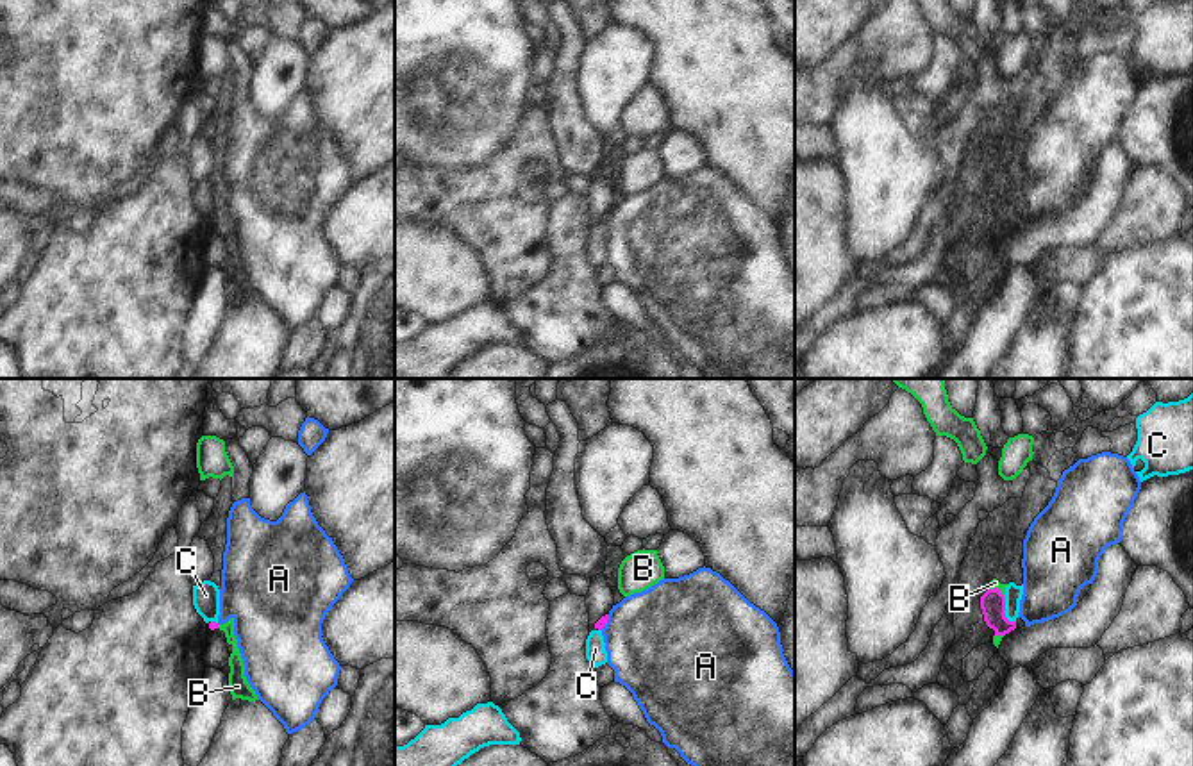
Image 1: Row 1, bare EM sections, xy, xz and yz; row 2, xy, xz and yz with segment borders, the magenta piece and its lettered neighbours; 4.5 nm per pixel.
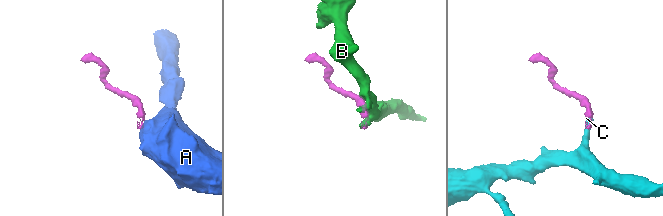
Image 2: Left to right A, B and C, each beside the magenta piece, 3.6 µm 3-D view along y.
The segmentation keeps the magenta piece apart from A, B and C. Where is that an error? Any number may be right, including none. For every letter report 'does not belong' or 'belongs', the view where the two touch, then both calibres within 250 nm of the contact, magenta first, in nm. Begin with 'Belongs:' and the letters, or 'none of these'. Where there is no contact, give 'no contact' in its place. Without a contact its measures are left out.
Belongs: C
A: does not belong; meets magenta in xz; 50 nm thick on the magenta side, 480 nm on the other
B: does not belong; meets magenta in yz; 110 nm thick on the magenta side, 40 nm on the other
C: belongs; meets magenta in yz; 110 nm thick on the magenta side, 80 nm on the other

